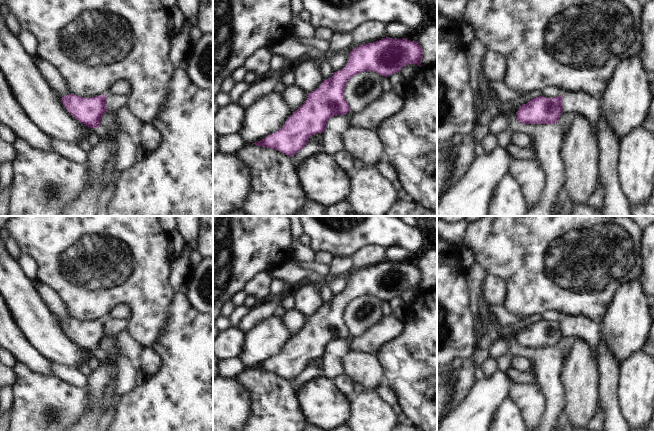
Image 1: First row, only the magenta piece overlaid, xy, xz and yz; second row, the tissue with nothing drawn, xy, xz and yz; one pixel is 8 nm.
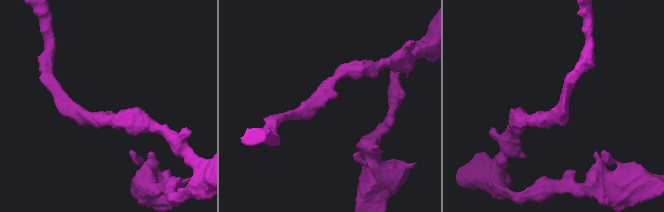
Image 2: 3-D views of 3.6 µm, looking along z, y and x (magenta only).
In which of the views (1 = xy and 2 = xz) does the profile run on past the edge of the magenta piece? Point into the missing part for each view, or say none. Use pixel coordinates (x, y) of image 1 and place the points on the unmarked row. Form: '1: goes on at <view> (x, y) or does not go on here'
1: does not go on here
2: does not go on here

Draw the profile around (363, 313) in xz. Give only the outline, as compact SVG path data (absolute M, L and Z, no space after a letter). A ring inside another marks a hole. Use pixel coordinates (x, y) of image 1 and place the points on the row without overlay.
M365 295L349 304L344 321L354 338L363 335L383 319L383 300L374 295Z

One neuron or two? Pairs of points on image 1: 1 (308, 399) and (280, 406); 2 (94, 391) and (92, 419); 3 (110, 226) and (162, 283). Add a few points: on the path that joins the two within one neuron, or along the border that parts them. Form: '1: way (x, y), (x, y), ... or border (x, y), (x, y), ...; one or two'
1: border (297, 394), (303, 411), (310, 420); two
2: way (95, 398), (95, 412); one
3: way (124, 240), (130, 245), (134, 255), (148, 269); one

